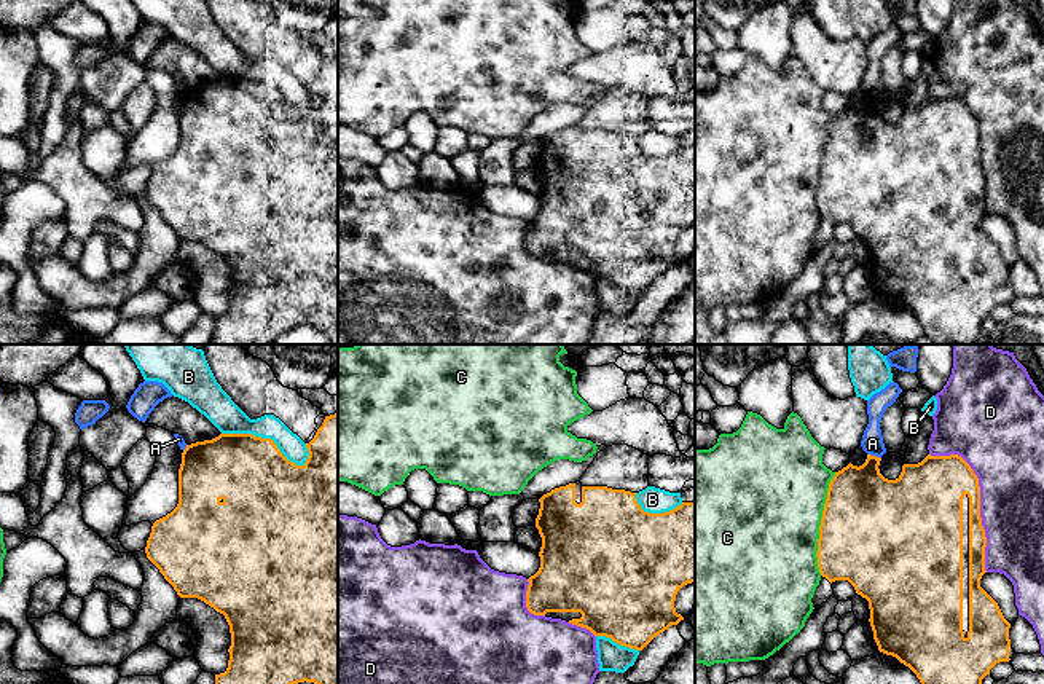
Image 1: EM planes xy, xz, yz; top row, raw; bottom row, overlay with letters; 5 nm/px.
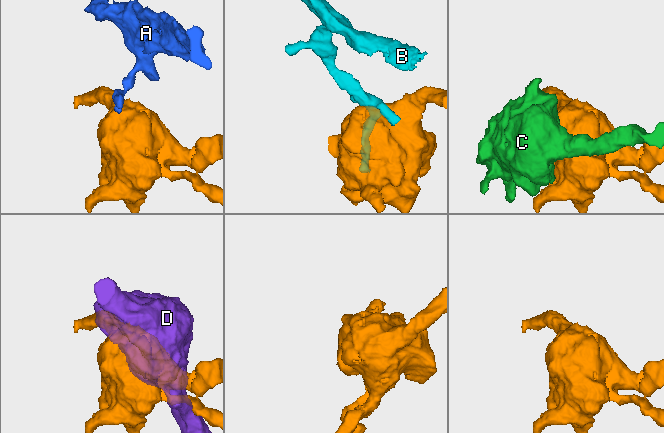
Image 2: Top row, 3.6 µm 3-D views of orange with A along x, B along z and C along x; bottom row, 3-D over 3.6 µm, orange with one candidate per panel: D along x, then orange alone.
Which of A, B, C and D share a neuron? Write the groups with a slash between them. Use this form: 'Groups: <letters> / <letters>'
Groups: A / B / C / D

